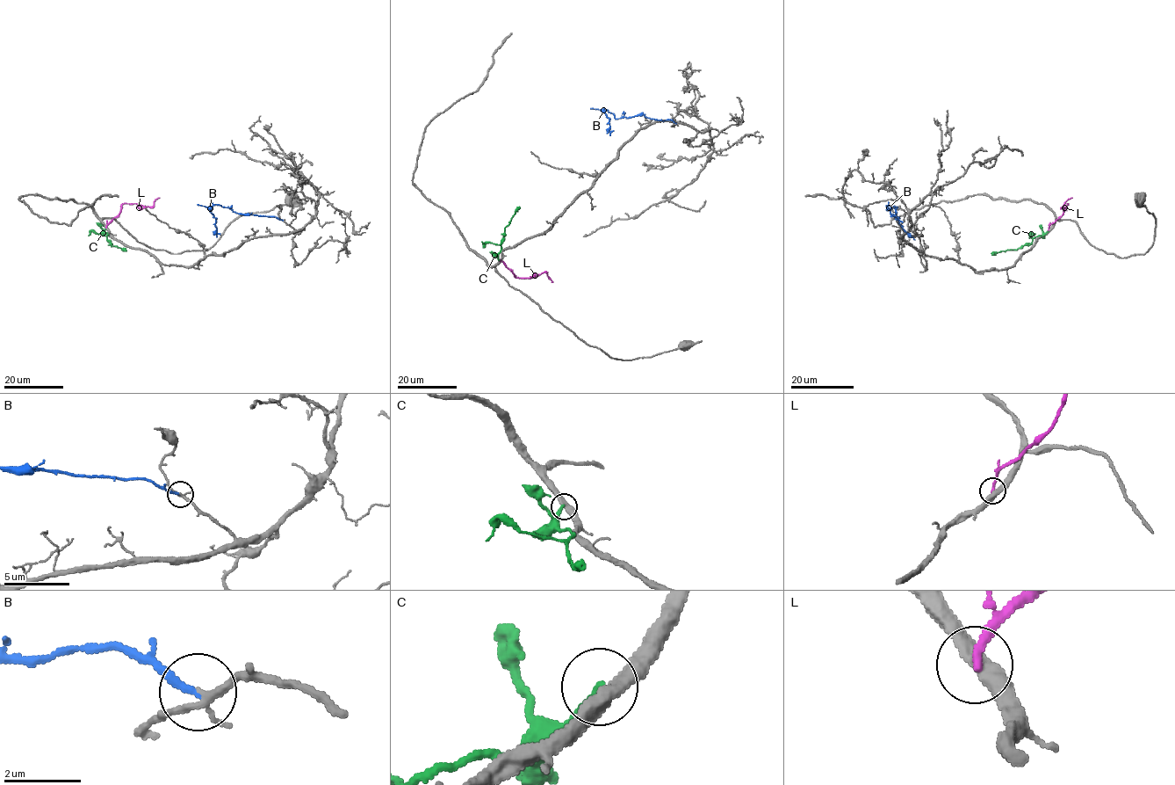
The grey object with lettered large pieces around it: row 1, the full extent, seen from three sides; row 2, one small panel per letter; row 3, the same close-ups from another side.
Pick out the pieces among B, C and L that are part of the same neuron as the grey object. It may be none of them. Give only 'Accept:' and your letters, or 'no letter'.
Accept: B

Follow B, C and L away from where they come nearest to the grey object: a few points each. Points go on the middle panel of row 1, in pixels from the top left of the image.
B: (676, 123), (654, 119), (643, 114), (616, 119), (606, 109), (603, 112), (609, 119), (610, 135)
C: (499, 260), (504, 228), (520, 207)
L: (499, 260), (516, 278), (532, 278), (545, 272), (551, 282)

